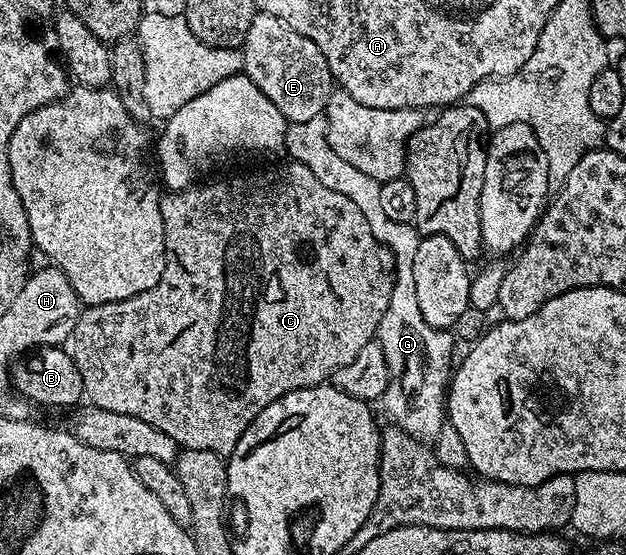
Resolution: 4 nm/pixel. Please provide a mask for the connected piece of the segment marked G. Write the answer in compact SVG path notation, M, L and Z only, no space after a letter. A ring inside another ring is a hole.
M324 114L309 117L309 121L292 123L287 128L285 151L294 162L305 165L305 169L313 172L313 177L325 185L325 189L333 189L337 193L349 197L357 209L361 209L365 221L369 221L369 229L373 229L373 237L381 245L389 249L395 258L395 284L393 297L389 297L389 309L385 309L385 317L381 317L381 325L377 342L381 345L381 353L385 353L385 361L389 365L392 384L383 396L382 406L387 406L391 414L390 422L414 439L435 441L442 432L445 422L445 404L453 362L451 354L457 348L457 340L450 330L431 327L421 317L421 309L417 305L417 285L413 285L413 257L417 254L417 245L421 238L414 223L393 221L385 213L381 205L381 183L363 173L340 156L329 145L326 137L326 117Z

